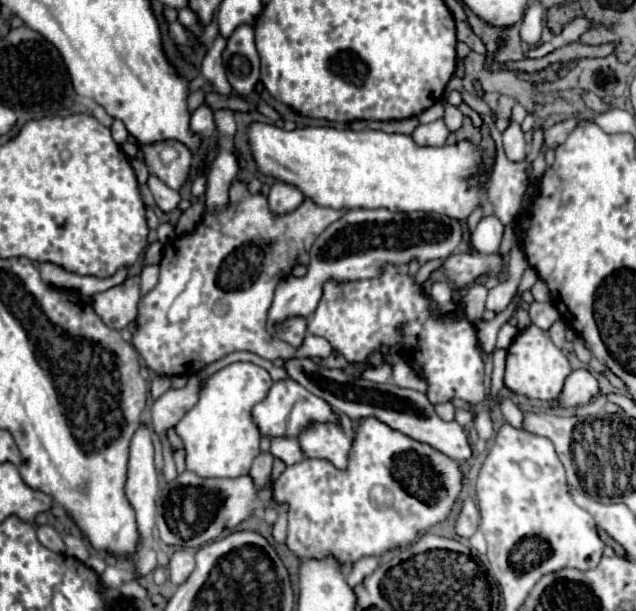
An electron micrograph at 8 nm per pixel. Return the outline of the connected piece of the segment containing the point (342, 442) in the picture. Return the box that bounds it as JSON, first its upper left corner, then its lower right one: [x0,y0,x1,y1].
[298,423,352,469]

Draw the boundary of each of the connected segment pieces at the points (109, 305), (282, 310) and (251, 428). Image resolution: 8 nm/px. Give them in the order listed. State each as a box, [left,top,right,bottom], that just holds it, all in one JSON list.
[[92,276,140,329],[268,209,462,325],[176,361,272,477]]

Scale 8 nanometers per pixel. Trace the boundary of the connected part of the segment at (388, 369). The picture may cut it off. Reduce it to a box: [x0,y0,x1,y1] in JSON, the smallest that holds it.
[361,363,392,383]

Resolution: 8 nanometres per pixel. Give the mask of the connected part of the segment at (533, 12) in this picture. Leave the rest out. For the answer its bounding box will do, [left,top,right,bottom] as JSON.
[520,3,544,45]

